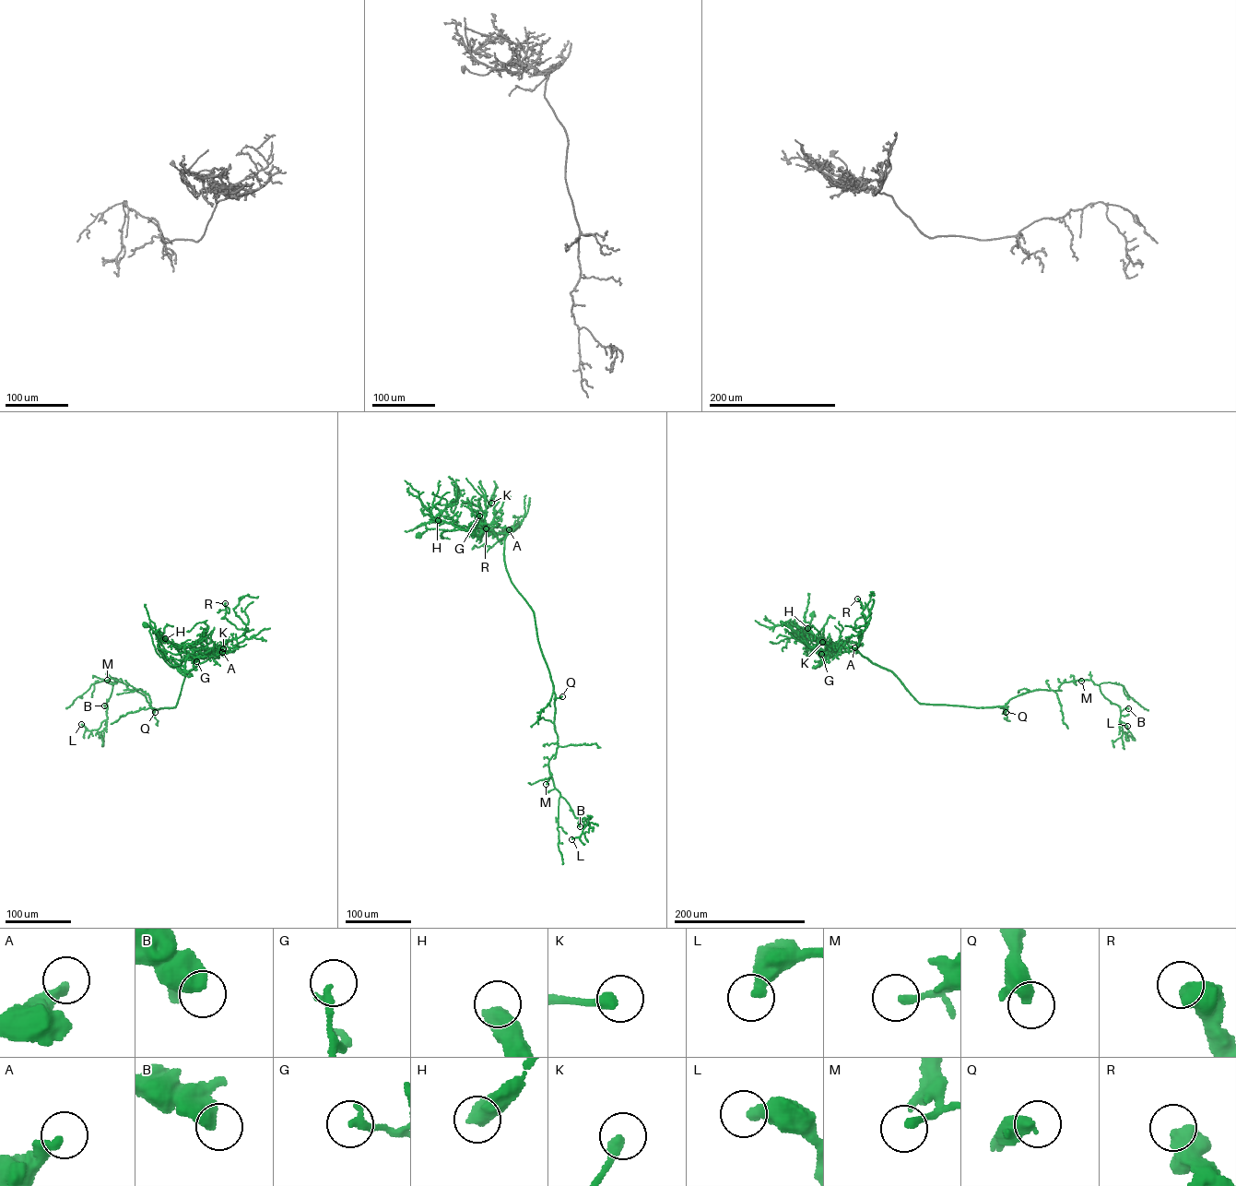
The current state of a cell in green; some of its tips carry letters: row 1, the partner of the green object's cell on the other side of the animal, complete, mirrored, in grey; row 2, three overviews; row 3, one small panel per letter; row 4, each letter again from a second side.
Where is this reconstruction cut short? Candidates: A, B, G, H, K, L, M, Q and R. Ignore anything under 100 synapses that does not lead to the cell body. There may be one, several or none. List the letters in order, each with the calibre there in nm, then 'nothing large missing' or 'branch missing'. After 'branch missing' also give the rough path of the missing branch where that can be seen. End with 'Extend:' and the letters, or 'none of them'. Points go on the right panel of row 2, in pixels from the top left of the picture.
A: calibre 320 nm; nothing large missing
B: calibre 600 nm; nothing large missing
G: calibre 240 nm; nothing large missing
H: calibre 550 nm; nothing large missing
K: calibre 360 nm; nothing large missing
L: calibre 400 nm; nothing large missing
M: calibre 220 nm; nothing large missing
Q: calibre 480 nm; branch missing; course (1006, 712), (1025, 723), (1026, 738)
R: calibre 700 nm; nothing large missing
Extend: Q

